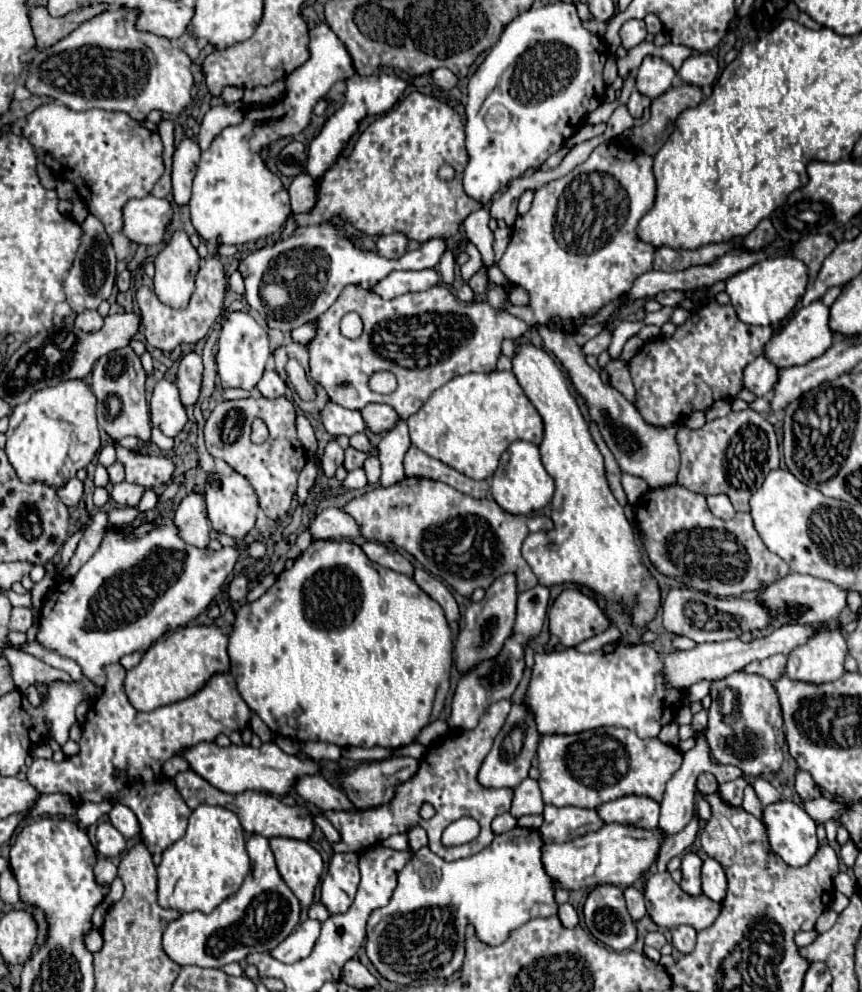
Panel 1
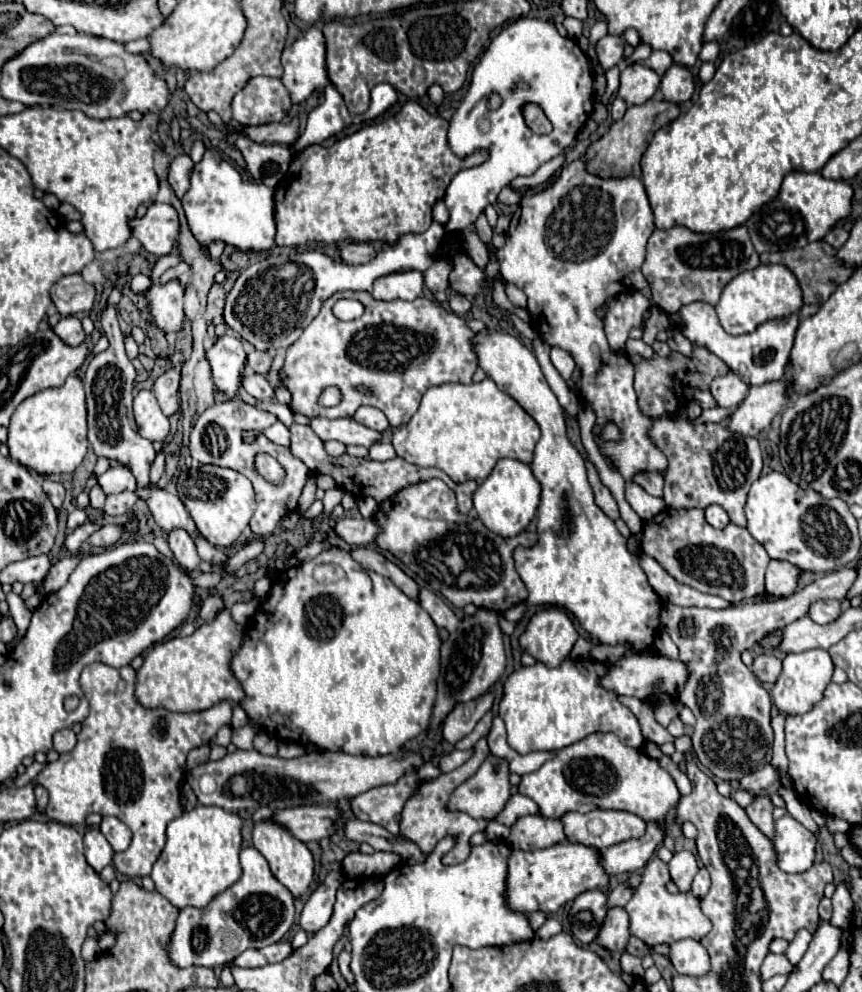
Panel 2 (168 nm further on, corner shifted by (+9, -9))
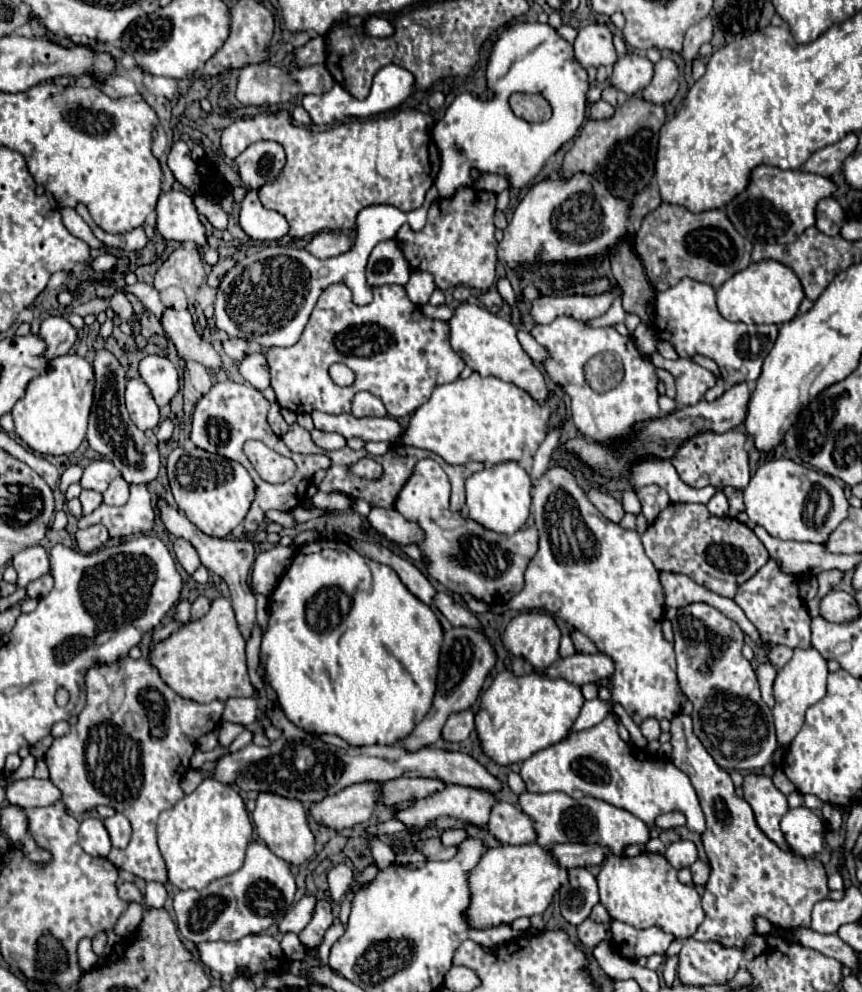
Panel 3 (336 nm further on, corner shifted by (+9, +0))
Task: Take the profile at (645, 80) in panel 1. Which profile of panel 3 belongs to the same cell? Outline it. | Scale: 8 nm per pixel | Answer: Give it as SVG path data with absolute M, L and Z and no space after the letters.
M625 54L615 62L609 82L625 94L635 94L641 92L645 86L649 86L651 78L653 78L653 64L647 58L637 54Z

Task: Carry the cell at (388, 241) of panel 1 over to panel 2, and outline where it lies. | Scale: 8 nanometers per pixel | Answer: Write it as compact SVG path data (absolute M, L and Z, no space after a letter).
M351 243L351 245L341 249L341 259L345 263L351 263L351 265L369 263L373 259L373 255L377 255L377 251L369 243Z

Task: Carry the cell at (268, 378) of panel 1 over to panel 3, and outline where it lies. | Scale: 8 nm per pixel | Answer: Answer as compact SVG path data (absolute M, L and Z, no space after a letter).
M261 352L247 354L239 364L239 372L257 390L265 390L269 386L269 368L267 368L265 354Z

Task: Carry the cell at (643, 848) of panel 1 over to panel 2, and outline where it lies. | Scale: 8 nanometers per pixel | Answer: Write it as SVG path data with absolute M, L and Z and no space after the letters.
M557 843L541 851L511 853L505 897L515 911L529 915L541 909L549 915L577 895L601 887L609 887L609 875L605 875L605 869L601 867L601 851L597 847L585 847L583 843Z

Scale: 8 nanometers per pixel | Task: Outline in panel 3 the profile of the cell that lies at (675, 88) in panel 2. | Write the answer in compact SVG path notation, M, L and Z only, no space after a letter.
M661 58L655 64L655 74L651 84L641 92L641 98L653 104L667 104L673 100L679 88L679 70L673 60Z

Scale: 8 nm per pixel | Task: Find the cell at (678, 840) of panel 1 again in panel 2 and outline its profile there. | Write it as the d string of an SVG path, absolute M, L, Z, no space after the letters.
M631 873L625 881L621 881L609 895L609 907L619 905L625 907L625 903L629 903L629 899L633 897L633 891L637 891L637 887L641 885L641 873Z

